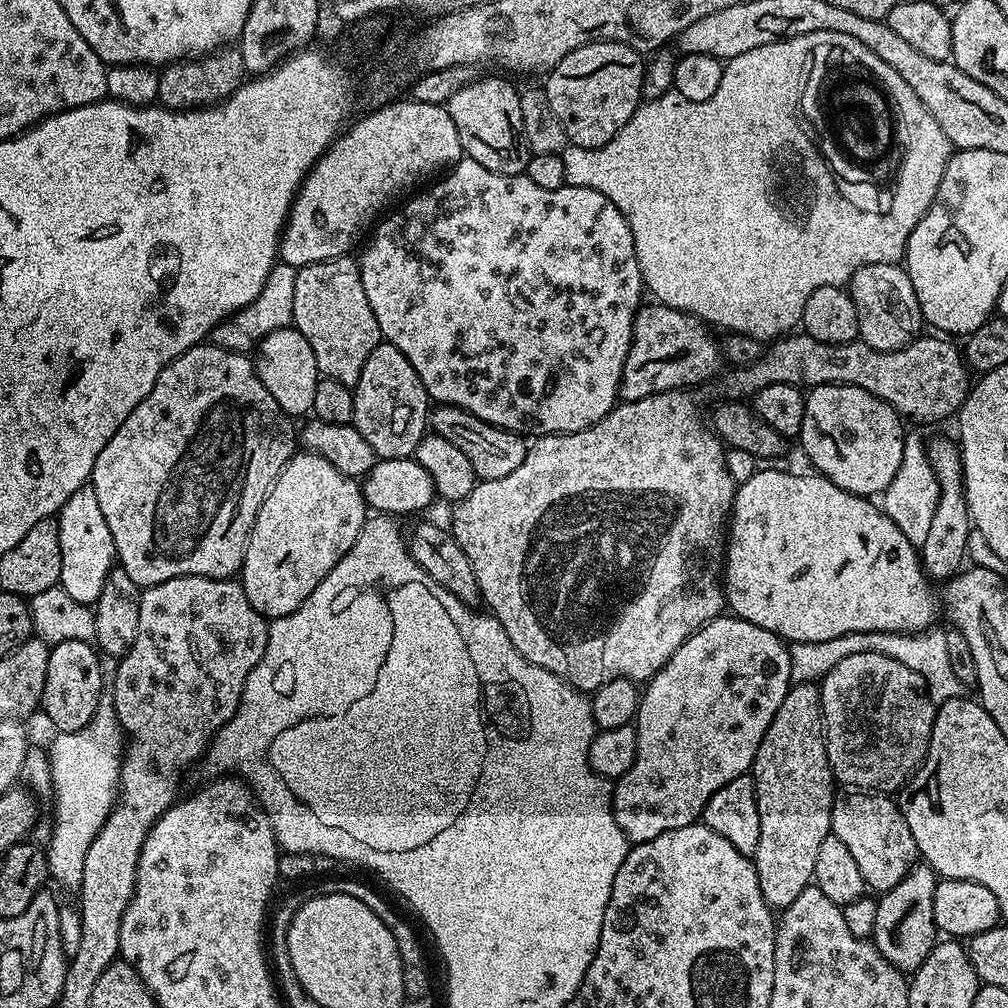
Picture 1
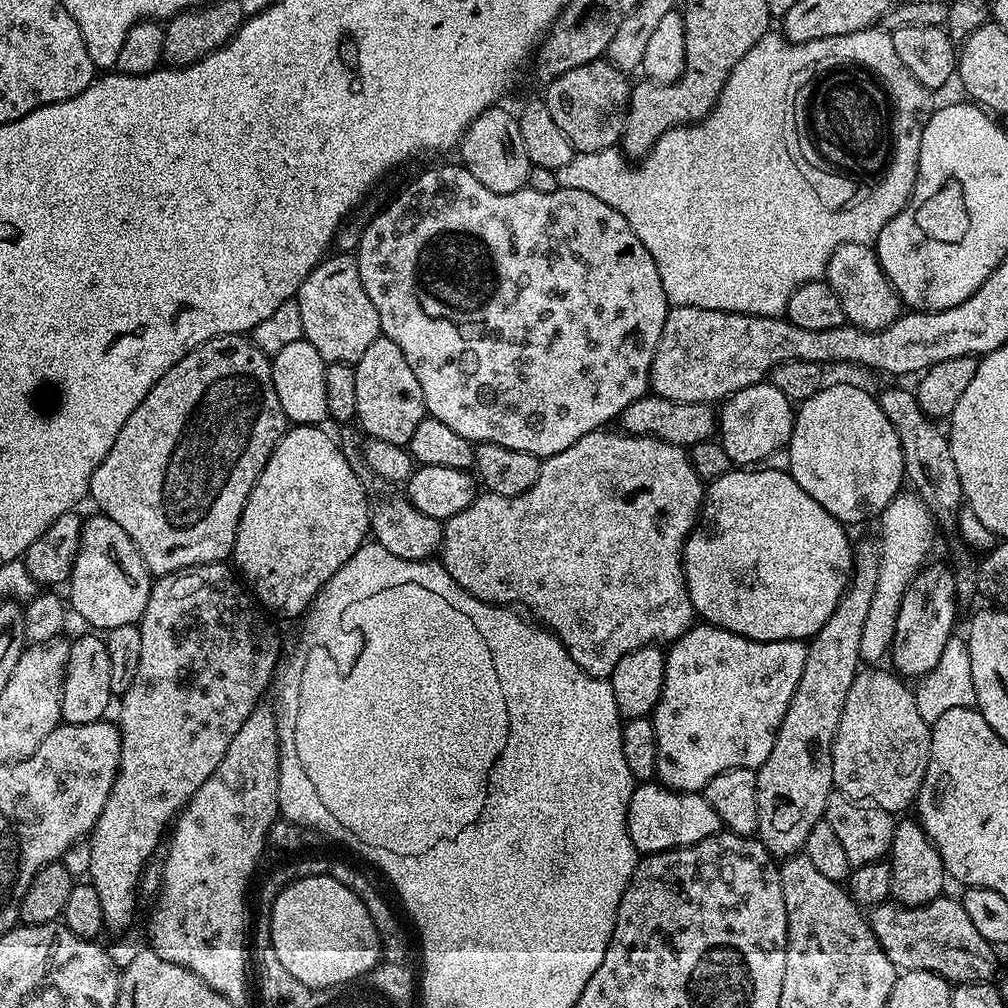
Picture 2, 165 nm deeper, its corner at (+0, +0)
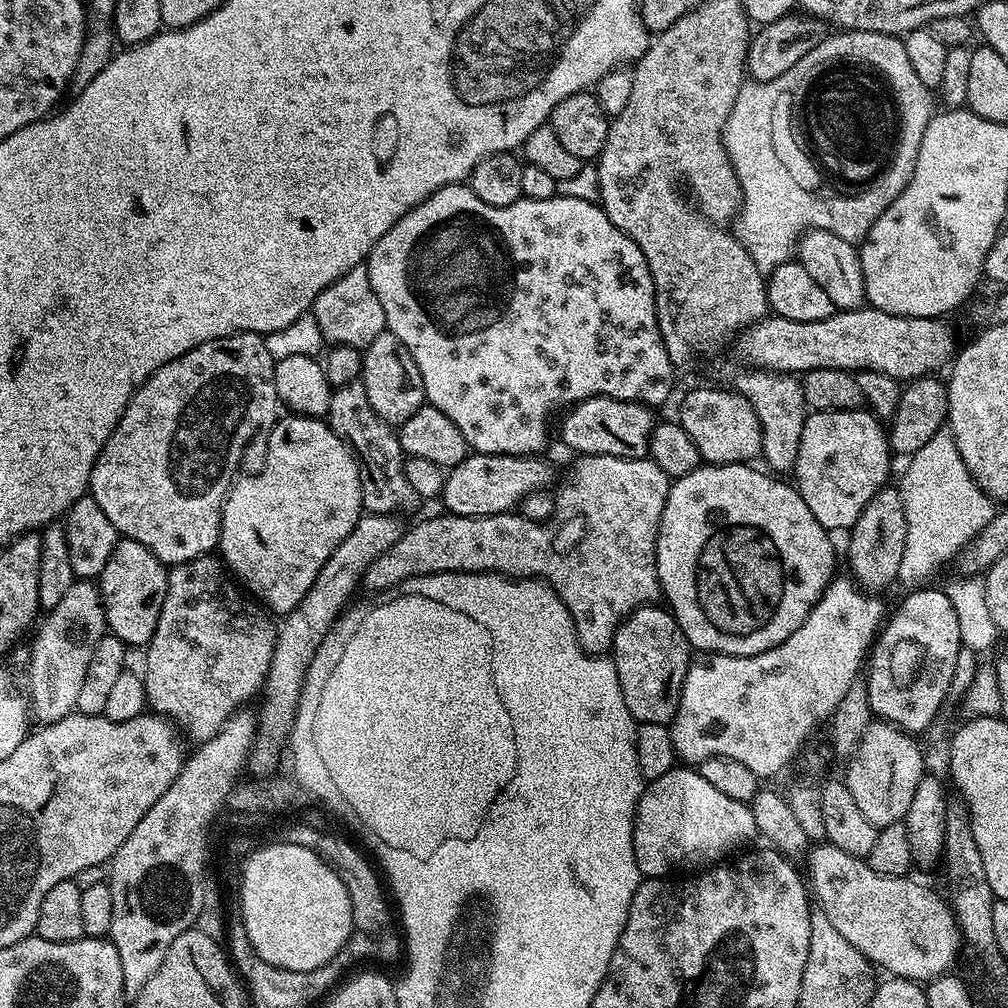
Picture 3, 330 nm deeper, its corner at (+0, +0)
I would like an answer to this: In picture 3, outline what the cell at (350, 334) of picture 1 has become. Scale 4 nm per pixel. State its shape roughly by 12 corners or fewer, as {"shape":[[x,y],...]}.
{"shape":[[364,264],[310,311],[325,341],[363,350],[386,330]]}

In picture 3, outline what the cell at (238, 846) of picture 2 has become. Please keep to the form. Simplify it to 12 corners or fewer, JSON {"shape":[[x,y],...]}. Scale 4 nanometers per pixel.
{"shape":[[361,515],[279,621],[258,708],[253,777],[269,777],[292,735],[324,637],[366,570],[406,531]]}

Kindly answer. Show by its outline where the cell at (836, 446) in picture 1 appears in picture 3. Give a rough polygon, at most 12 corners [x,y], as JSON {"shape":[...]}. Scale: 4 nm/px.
{"shape":[[805,415],[794,487],[823,528],[851,529],[889,483],[885,425]]}

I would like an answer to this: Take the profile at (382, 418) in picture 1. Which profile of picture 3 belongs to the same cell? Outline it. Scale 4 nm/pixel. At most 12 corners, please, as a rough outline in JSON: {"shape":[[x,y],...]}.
{"shape":[[385,330],[363,349],[374,414],[404,424],[425,407],[410,350]]}

